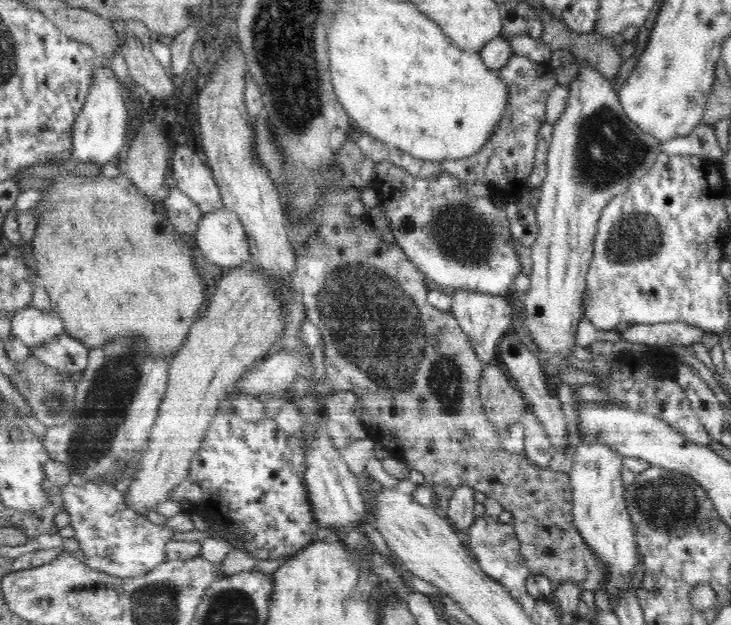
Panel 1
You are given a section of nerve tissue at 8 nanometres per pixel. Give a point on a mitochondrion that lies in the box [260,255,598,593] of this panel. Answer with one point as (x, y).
(373, 323)

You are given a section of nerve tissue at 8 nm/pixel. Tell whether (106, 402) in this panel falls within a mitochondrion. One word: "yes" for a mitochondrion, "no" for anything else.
yes

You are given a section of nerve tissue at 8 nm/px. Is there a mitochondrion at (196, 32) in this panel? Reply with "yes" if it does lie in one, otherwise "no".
no

